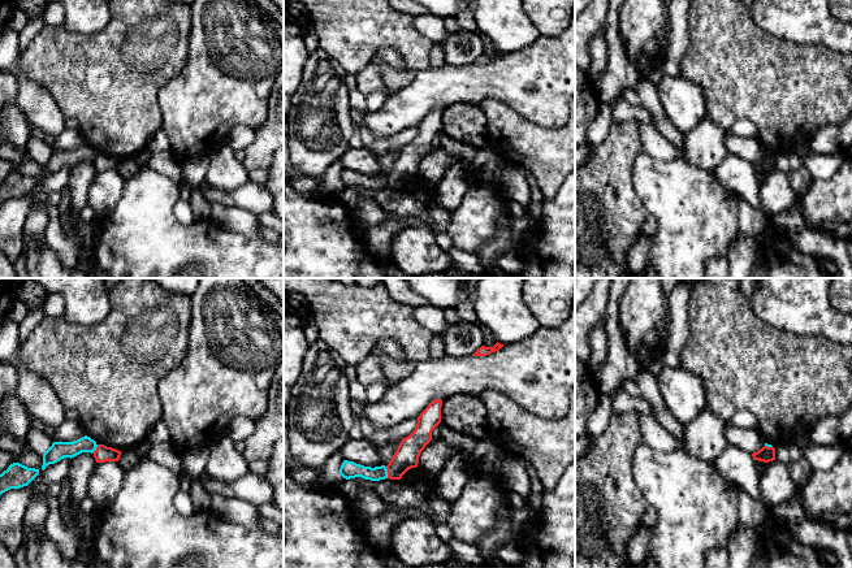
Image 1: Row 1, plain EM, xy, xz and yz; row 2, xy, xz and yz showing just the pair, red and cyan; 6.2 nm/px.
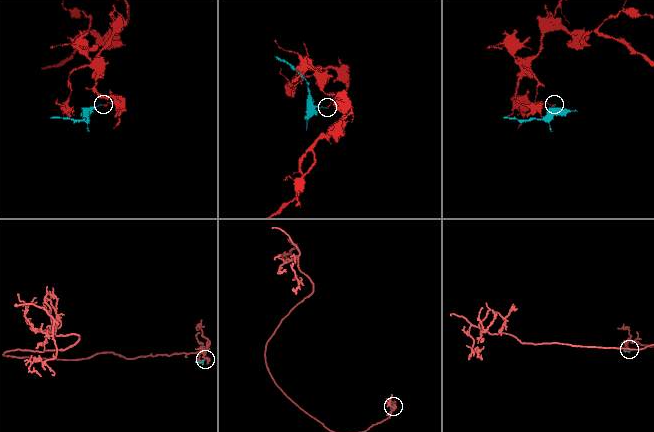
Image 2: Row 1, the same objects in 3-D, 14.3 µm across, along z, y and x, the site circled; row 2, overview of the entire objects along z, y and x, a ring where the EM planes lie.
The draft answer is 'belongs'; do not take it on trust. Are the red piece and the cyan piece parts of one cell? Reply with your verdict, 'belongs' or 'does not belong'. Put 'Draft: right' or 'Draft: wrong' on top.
Draft: wrong
does not belong

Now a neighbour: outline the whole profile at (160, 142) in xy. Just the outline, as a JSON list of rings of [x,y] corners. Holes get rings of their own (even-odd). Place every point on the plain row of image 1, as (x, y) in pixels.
[[[161,129],[159,130],[152,140],[150,142],[148,147],[147,147],[151,152],[160,152],[160,151],[166,151],[170,149],[170,140],[168,138],[168,135],[165,134],[165,131]]]

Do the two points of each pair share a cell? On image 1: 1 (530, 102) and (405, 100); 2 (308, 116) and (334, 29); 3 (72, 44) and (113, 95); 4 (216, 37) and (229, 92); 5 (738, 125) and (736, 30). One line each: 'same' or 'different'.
1: same
2: different
3: same
4: same
5: different

